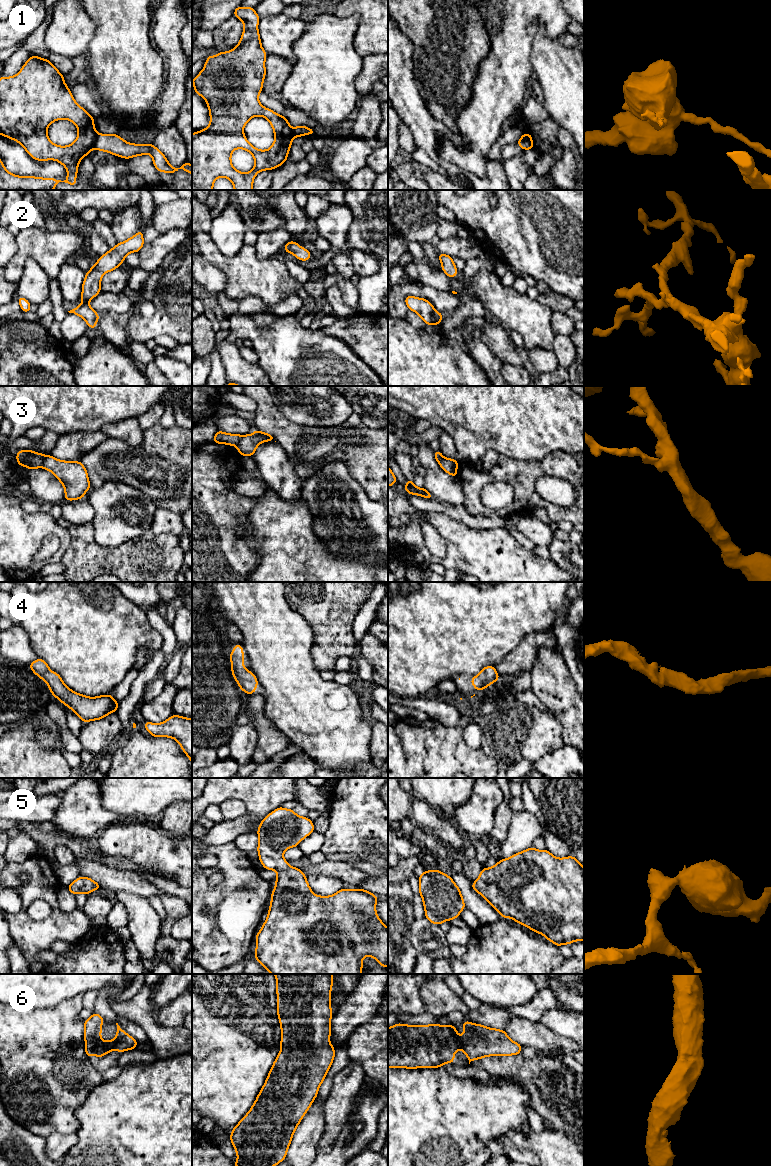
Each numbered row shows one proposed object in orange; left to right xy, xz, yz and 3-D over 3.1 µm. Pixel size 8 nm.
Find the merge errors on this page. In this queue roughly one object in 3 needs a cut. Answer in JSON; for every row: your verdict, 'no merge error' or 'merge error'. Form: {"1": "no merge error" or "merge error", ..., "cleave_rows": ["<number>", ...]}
{"1": "merge error", "2": "no merge error", "3": "merge error", "4": "no merge error", "5": "no merge error", "6": "no merge error", "cleave_rows": ["1", "3"]}

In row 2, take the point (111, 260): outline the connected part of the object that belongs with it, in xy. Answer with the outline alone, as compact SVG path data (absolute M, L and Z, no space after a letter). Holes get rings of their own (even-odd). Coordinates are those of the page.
M139 231L133 237L117 243L114 248L100 256L97 263L86 272L80 297L82 299L81 305L68 312L80 316L91 329L95 329L99 314L88 303L101 291L100 283L103 274L118 268L125 260L127 254L132 252L138 253L143 245L143 231Z

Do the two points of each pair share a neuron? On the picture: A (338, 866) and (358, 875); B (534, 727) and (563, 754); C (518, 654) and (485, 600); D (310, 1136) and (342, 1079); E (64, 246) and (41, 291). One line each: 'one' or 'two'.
A: one
B: two
C: two
D: two
E: two

